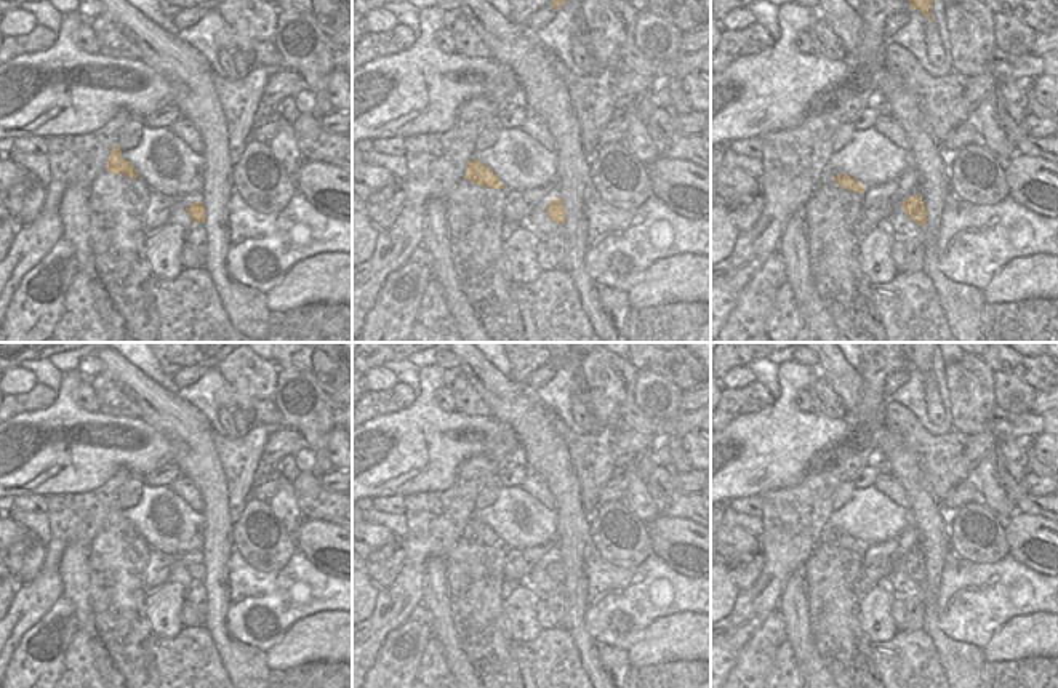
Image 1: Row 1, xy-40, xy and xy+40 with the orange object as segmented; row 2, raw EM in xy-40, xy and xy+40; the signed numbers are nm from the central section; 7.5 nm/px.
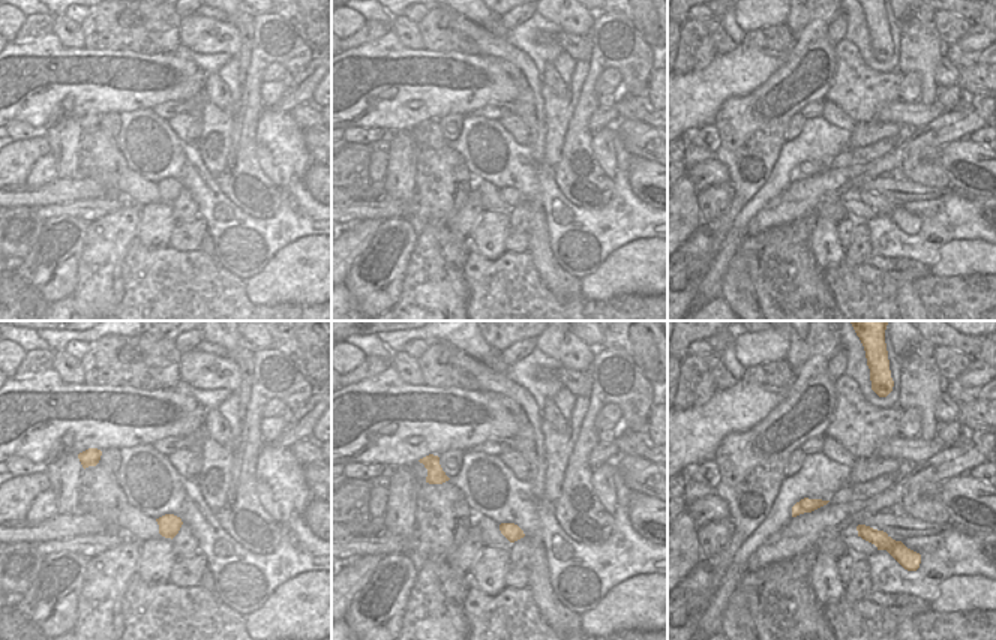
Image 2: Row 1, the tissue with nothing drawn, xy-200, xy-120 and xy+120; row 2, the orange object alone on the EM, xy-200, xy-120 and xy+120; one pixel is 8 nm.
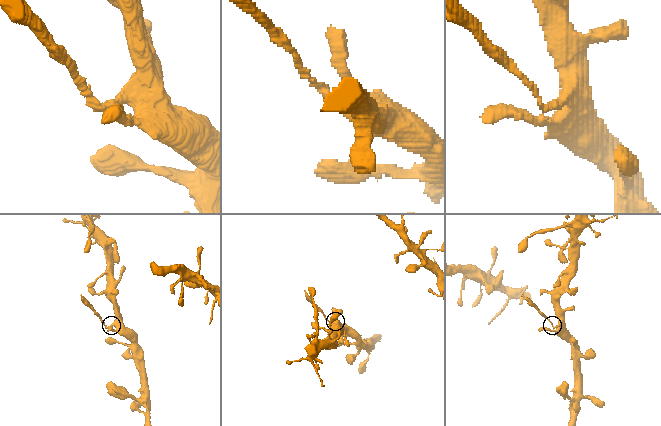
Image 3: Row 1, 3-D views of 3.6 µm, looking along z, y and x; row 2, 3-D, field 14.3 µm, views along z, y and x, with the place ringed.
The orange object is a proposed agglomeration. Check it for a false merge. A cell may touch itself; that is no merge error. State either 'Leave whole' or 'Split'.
Split

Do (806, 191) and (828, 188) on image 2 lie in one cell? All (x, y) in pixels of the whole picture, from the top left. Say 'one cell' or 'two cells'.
one cell

